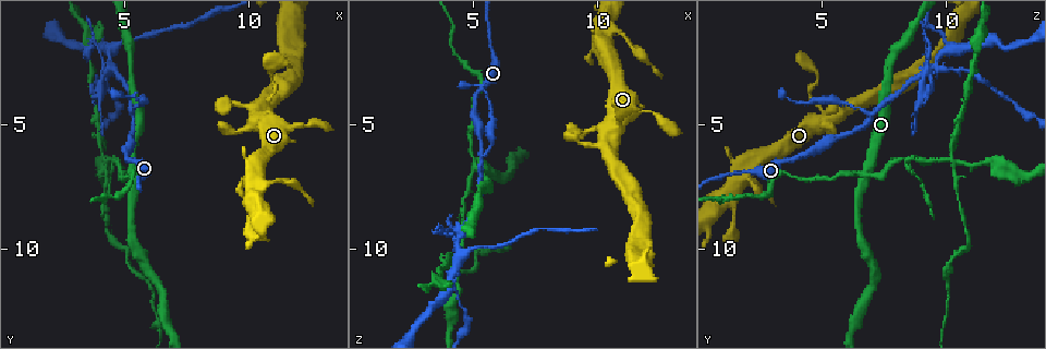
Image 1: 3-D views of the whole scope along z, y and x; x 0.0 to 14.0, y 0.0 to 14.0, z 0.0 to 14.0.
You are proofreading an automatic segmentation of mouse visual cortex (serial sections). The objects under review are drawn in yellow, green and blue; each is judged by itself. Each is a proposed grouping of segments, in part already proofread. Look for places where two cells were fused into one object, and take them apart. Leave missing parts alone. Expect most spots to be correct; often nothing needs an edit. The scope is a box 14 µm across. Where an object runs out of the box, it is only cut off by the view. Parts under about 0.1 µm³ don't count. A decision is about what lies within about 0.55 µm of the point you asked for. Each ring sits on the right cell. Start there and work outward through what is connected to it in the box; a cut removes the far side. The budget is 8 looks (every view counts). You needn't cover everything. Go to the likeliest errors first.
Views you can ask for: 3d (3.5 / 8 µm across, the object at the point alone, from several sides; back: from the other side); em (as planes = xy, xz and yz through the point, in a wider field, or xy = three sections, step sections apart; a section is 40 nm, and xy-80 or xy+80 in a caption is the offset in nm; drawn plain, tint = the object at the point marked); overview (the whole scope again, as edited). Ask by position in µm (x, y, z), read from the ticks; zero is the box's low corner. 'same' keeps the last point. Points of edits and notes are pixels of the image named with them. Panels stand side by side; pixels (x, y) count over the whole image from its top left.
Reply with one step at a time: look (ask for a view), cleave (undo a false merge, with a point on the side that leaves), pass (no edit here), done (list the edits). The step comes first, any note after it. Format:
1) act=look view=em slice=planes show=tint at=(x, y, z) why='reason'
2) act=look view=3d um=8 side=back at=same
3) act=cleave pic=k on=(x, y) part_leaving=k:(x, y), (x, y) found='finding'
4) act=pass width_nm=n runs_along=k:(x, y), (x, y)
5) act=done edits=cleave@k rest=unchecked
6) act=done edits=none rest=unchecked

act=look view=3d um=3.5 at=(5.4, 6.6, 6.9) why='four arms meet'

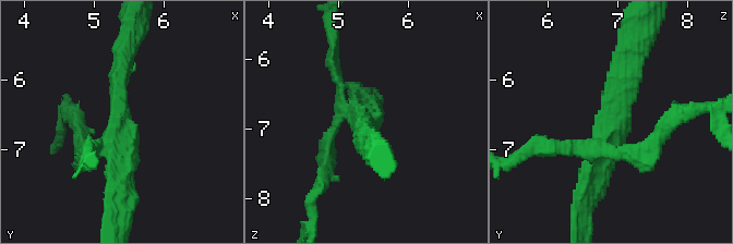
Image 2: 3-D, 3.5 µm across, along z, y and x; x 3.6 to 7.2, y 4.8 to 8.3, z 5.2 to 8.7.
act=look view=em slice=xy step=3 show=tint at=(5.35, 6.70, 6.85) arms=4 arm_widths_nm=150,200,250,300

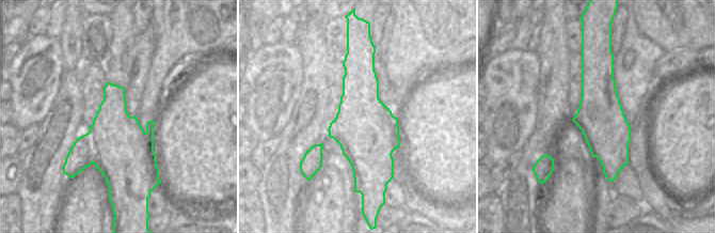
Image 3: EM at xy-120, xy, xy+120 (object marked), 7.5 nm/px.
act=cleave pic=2 on=(627, 155) part_leaving=2:(597, 142), (644, 155), (674, 118) found='two cells meet here'

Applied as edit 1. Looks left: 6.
act=look view=3d um=3.5 at=(5.4, 4.8, 6.9) why='two arms in line, one across'

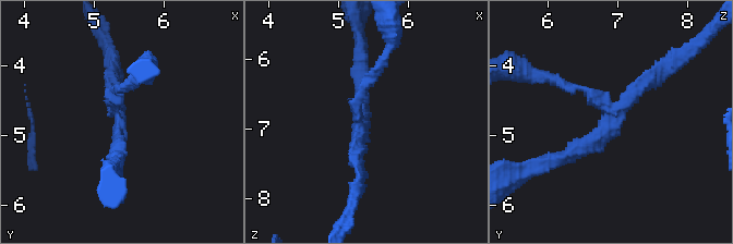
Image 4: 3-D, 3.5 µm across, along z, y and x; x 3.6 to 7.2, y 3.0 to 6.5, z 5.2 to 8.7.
act=pass runs_along=4:(557, 160), (591, 143), (667, 66) found='continuous, no second cell'

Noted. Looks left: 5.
act=look view=3d um=3.5 at=(4.4, 2.7, 9.5) why='branch point'

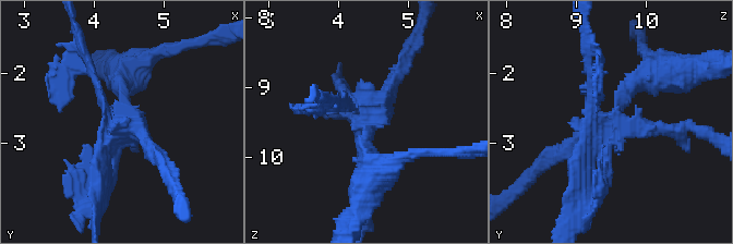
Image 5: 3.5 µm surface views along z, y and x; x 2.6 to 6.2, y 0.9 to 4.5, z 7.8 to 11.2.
act=look view=em slice=xy step=1 show=tint at=(4.50, 2.70, 9.50)

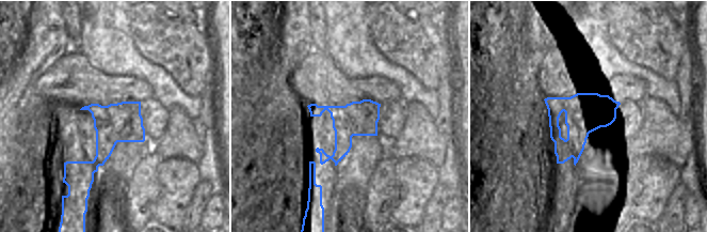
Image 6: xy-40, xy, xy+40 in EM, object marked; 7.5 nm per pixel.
act=cleave pic=5 on=(333, 113) found='two cells meet here'

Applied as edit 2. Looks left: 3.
act=done edits=cleave@2,cleave@5 rest=unchecked

